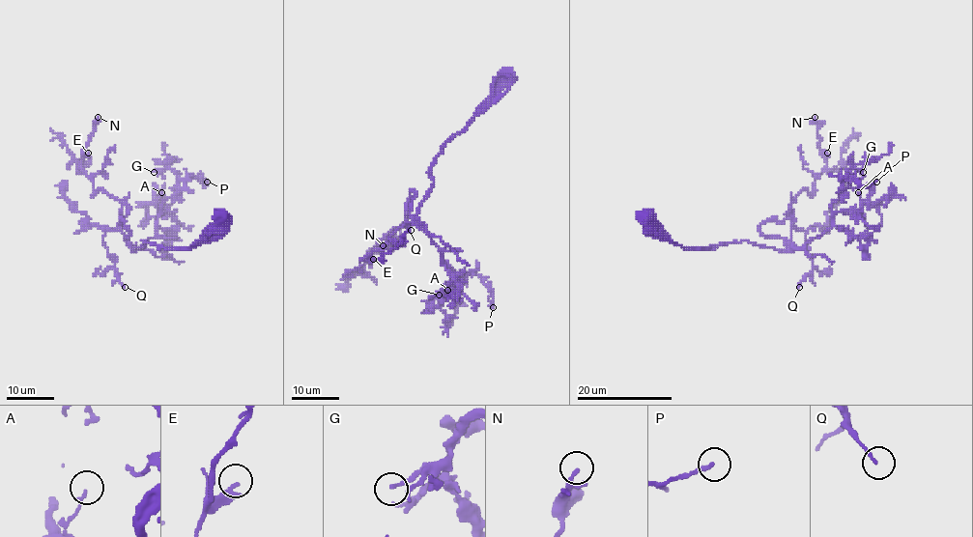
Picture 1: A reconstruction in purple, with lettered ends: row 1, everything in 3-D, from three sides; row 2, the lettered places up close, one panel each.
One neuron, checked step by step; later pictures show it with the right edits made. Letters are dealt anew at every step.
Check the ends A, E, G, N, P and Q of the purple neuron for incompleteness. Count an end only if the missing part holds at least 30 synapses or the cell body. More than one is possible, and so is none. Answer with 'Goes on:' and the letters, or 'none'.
Goes on: none

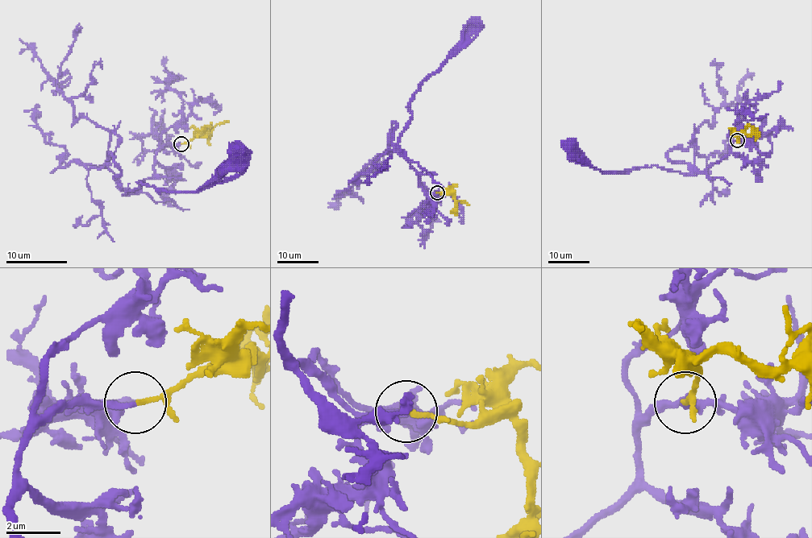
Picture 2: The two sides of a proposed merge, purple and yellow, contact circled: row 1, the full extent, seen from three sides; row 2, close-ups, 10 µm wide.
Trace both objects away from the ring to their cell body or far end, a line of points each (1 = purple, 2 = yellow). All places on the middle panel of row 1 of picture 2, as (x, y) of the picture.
1: (437, 192), (419, 185), (398, 138), (419, 84), (475, 23)
2: (437, 192), (452, 194), (456, 200), (464, 201), (468, 205)

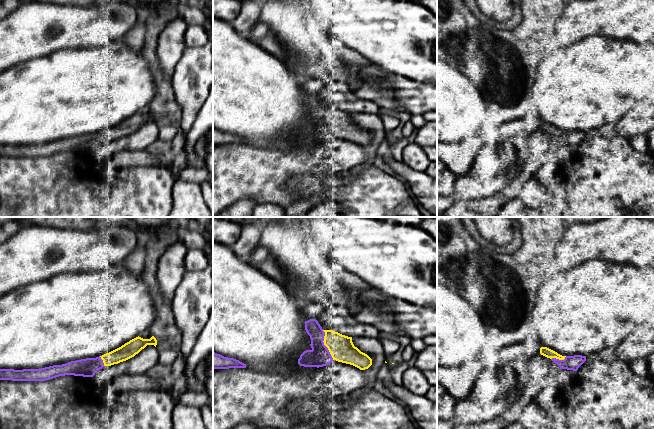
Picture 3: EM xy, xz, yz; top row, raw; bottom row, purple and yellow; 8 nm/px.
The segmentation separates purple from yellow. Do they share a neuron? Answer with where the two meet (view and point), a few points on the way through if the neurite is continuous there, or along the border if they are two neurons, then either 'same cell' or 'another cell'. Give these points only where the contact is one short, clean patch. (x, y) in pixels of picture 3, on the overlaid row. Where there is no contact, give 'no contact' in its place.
contact xz (324, 345); same cell

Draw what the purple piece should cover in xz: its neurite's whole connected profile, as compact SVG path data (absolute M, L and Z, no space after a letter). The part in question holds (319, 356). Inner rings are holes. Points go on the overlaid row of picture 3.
M316 319L305 321L305 330L310 336L312 349L300 355L300 366L319 368L333 360L353 365L360 370L368 369L372 365L372 359L354 346L352 337L323 330Z

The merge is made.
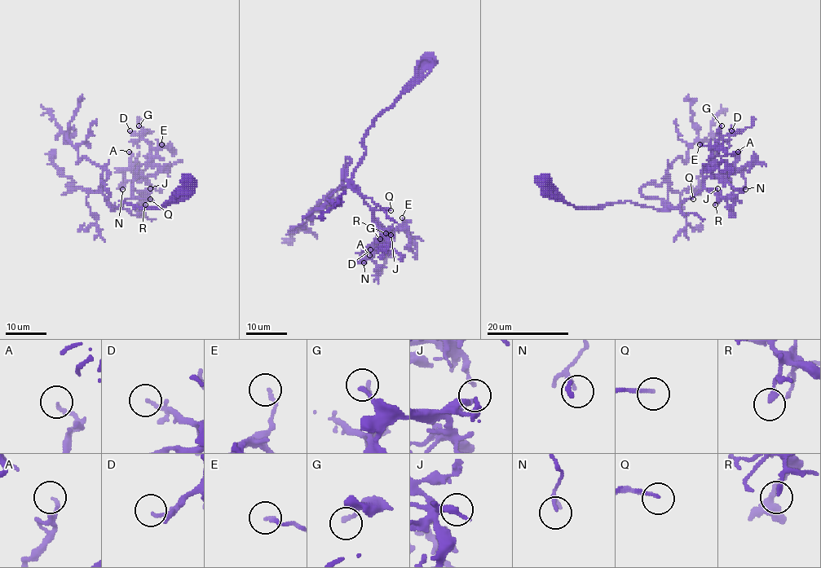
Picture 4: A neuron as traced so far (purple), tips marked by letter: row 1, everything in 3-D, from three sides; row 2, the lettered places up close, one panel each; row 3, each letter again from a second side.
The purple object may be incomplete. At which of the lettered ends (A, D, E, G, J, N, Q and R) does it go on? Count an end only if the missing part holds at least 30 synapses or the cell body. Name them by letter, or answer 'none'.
J, Q

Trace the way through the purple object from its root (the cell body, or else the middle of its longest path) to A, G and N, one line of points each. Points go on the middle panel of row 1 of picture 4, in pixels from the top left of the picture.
A: (425, 63), (376, 118), (364, 137), (365, 152), (353, 174), (354, 188), (384, 231), (385, 238), (369, 255)
G: (425, 63), (376, 118), (353, 174), (372, 219), (392, 232), (380, 239)
N: (425, 63), (364, 137), (365, 152), (352, 182), (385, 238), (365, 253), (364, 262)

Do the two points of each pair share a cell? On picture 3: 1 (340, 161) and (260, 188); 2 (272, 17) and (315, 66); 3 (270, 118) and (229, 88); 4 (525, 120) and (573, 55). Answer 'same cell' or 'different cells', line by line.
1: same cell
2: same cell
3: same cell
4: different cells

